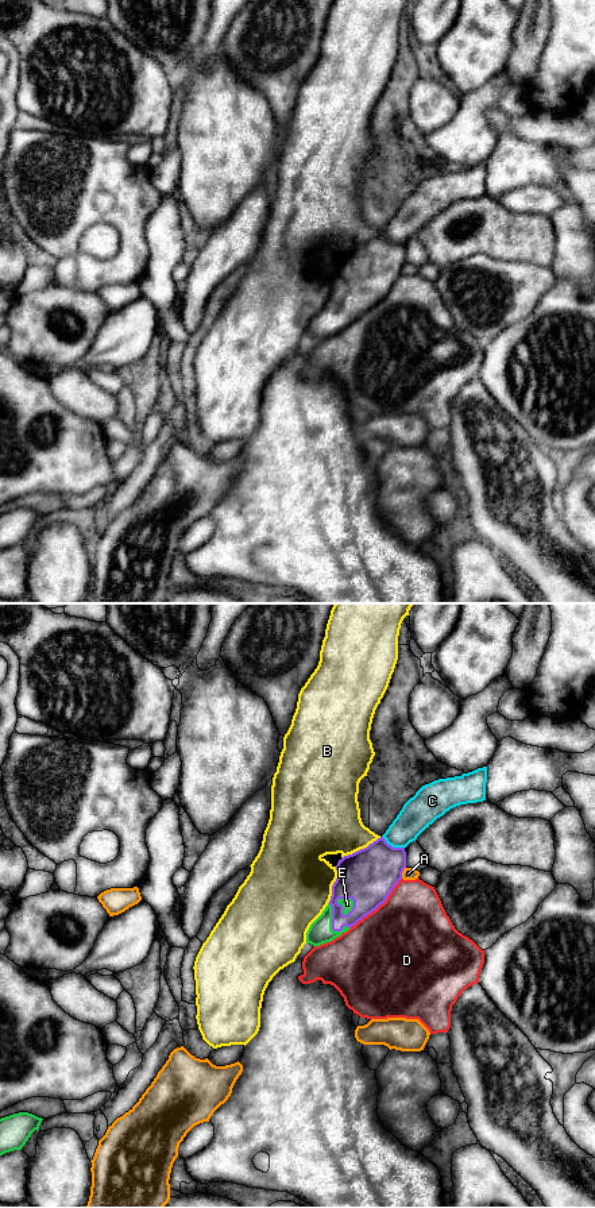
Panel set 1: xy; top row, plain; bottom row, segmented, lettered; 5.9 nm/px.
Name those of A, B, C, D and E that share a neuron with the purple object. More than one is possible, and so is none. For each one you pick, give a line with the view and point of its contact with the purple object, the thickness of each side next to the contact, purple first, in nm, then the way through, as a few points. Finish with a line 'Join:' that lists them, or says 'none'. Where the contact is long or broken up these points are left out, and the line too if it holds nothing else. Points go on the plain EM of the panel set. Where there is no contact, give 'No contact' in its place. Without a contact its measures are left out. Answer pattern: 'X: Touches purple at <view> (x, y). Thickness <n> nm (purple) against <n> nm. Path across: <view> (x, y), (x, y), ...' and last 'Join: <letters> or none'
E: Touches purple at xy (352, 303). Thickness 320 nm (purple) against 70 nm
Join: E

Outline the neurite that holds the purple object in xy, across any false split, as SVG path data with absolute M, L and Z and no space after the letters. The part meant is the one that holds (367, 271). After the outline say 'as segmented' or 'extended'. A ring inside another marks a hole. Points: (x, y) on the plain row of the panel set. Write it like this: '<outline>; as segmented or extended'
M383 232L344 251L322 309L310 320L306 339L320 341L348 327L386 297L406 263L405 243L393 243Z; extended

